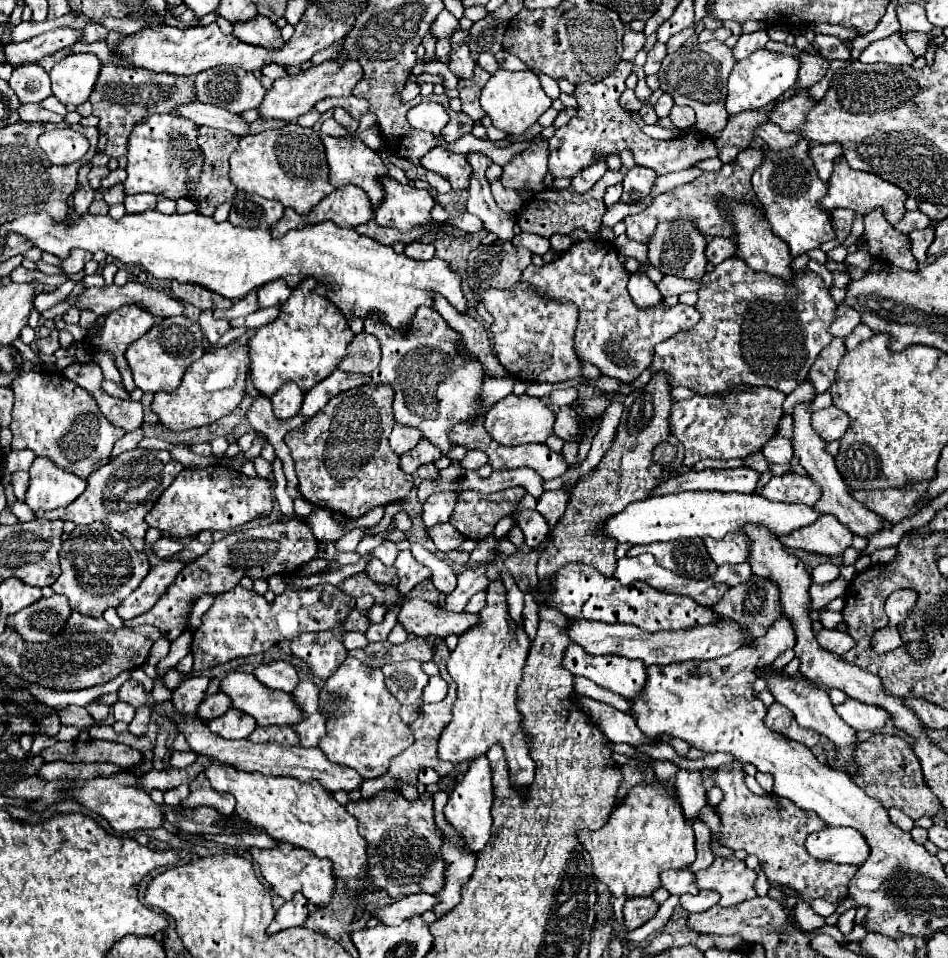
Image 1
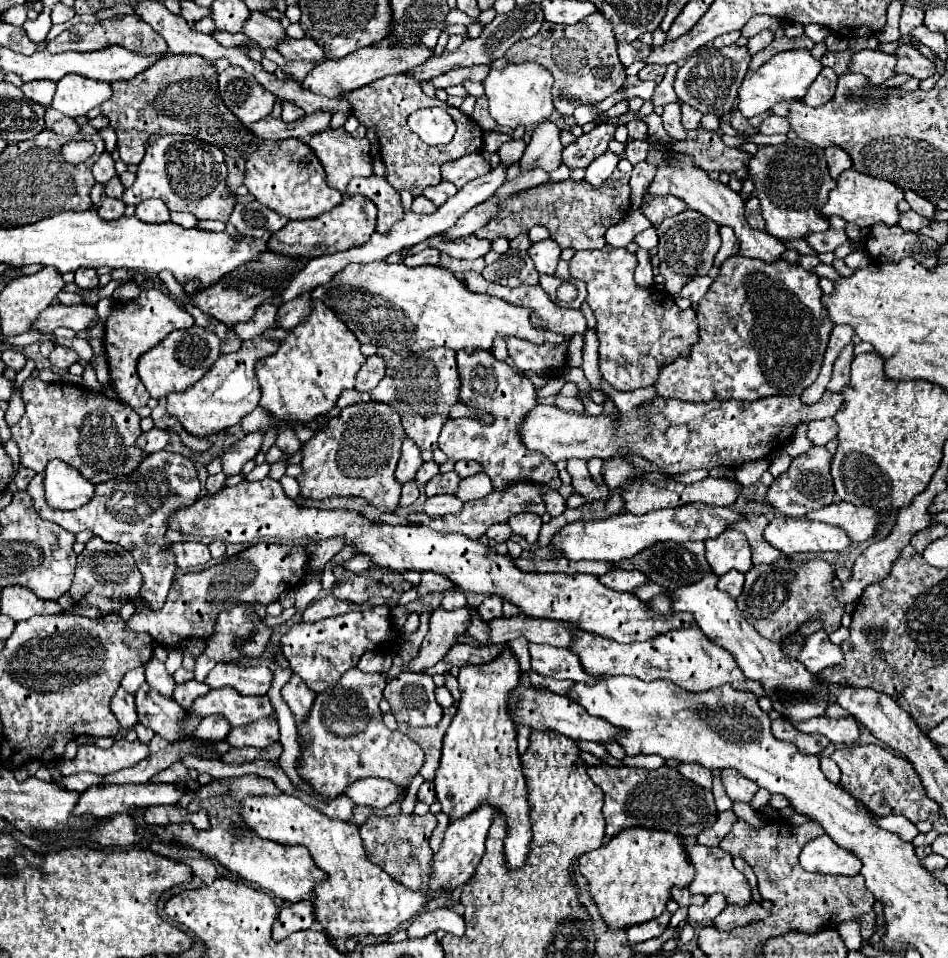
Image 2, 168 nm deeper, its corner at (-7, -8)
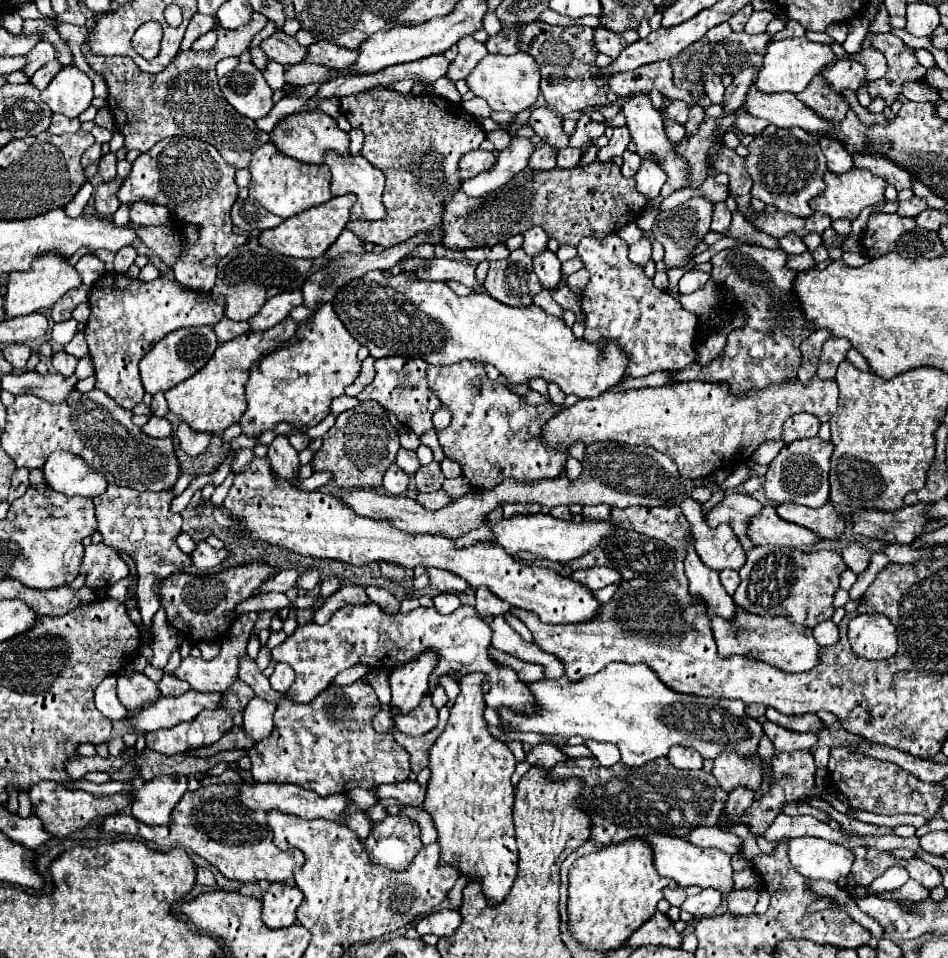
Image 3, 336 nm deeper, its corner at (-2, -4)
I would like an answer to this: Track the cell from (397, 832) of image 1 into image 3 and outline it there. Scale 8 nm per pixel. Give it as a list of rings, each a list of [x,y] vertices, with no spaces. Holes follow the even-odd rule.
[[[404,814],[386,816],[382,822],[376,822],[372,826],[372,832],[364,840],[364,846],[368,858],[374,864],[402,872],[412,864],[414,856],[422,848],[420,826]]]

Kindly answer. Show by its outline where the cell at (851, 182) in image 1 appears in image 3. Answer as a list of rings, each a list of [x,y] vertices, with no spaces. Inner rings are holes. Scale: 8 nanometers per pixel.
[[[852,168],[844,174],[834,174],[834,172],[826,172],[824,174],[824,182],[826,182],[826,190],[810,200],[810,208],[822,214],[828,214],[832,220],[838,218],[846,218],[846,220],[854,220],[858,218],[858,214],[874,204],[882,204],[884,202],[884,188],[886,182],[880,180],[878,176],[874,176],[870,170],[866,168]]]

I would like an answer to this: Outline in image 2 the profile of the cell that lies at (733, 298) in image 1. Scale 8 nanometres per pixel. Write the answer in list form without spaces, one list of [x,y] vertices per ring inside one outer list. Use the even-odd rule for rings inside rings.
[[[739,254],[727,258],[719,266],[719,276],[697,304],[699,342],[693,346],[689,358],[677,358],[673,364],[661,368],[659,378],[653,384],[655,392],[663,398],[691,402],[709,402],[715,398],[751,402],[775,394],[799,396],[815,382],[833,328],[833,322],[821,304],[821,294],[819,276],[805,270],[801,264],[791,264],[783,258],[759,262],[757,258],[751,260]]]

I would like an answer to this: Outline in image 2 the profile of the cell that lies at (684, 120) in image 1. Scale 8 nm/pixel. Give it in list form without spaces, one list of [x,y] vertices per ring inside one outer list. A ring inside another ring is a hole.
[[[681,104],[681,122],[687,130],[695,130],[701,124],[701,112],[695,110],[693,106]]]

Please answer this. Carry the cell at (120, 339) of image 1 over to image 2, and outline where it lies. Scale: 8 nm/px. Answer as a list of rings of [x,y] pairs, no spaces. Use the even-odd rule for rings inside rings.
[[[143,290],[139,298],[135,300],[115,300],[113,308],[107,316],[105,322],[105,338],[103,338],[103,348],[109,364],[109,384],[111,388],[119,394],[119,400],[129,404],[131,408],[141,408],[147,404],[149,394],[145,386],[141,384],[137,376],[137,360],[151,348],[155,348],[167,334],[173,330],[189,328],[193,326],[195,320],[193,316],[175,302],[175,298],[163,294],[161,290]]]

